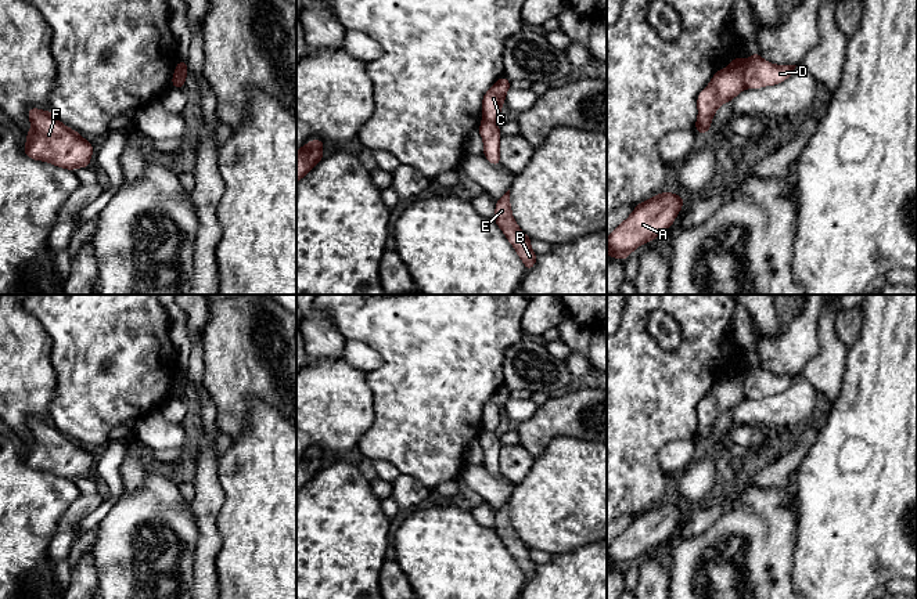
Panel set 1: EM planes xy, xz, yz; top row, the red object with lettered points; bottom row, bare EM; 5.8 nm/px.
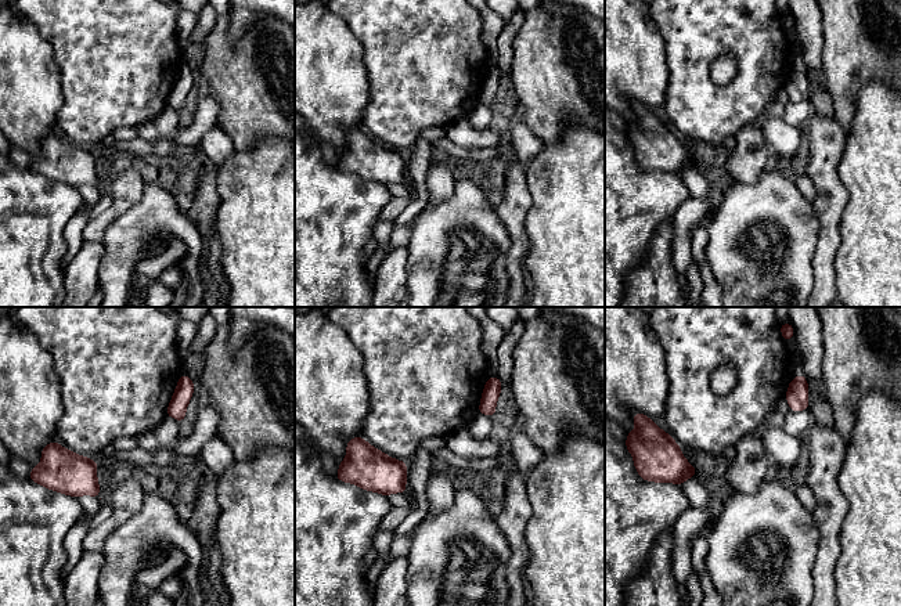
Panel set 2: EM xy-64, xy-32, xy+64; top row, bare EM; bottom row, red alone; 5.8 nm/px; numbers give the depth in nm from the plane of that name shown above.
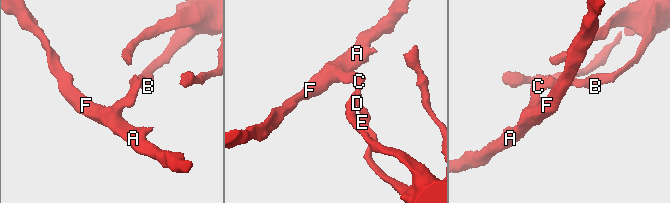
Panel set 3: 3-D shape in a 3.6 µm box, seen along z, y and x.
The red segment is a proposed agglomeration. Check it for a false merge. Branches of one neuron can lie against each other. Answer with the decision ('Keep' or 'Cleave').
Cleave

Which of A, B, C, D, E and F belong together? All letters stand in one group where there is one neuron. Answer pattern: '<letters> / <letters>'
A C F / B D E

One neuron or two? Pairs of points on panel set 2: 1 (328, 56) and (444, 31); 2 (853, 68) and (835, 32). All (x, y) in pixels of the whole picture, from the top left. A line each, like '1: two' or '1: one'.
1: two
2: one

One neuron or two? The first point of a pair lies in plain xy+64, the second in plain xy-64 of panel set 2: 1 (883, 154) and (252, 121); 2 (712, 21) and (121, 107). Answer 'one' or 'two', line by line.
1: two
2: one

